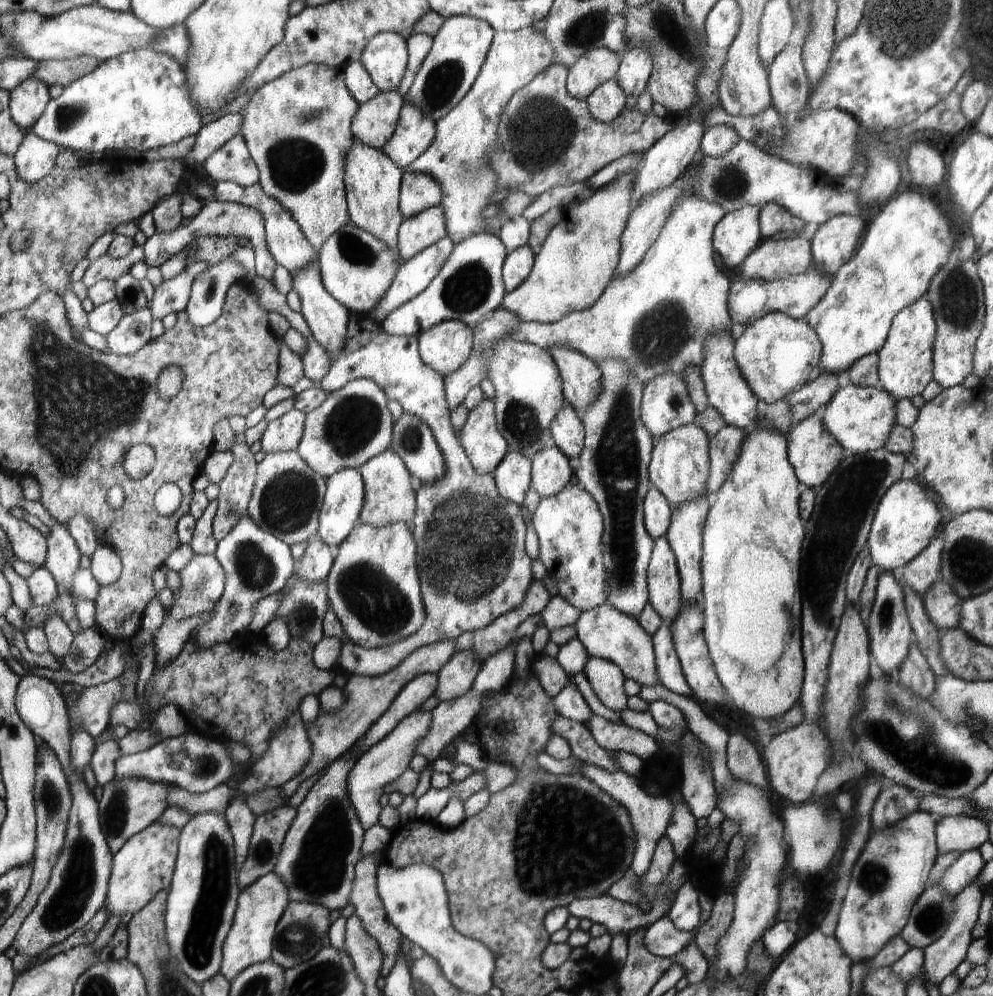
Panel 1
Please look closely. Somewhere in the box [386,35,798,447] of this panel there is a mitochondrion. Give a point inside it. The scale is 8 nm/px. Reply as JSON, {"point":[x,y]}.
{"point":[539,141]}

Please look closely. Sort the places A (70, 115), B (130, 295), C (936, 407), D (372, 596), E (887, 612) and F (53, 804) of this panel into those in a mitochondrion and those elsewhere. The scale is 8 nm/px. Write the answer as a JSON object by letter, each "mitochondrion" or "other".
{"A":"mitochondrion","B":"other","C":"other","D":"mitochondrion","E":"mitochondrion","F":"mitochondrion"}

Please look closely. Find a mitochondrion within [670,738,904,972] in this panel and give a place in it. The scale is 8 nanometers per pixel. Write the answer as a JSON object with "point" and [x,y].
{"point":[876,878]}

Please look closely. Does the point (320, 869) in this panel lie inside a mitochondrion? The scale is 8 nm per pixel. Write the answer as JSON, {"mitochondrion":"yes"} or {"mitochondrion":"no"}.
{"mitochondrion":"yes"}

